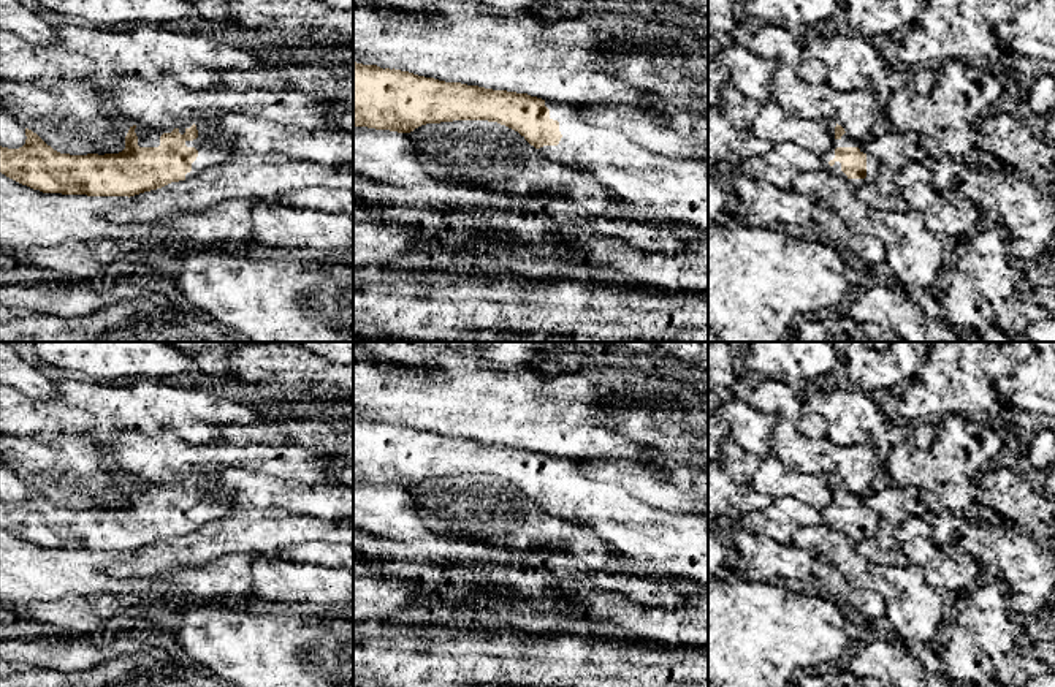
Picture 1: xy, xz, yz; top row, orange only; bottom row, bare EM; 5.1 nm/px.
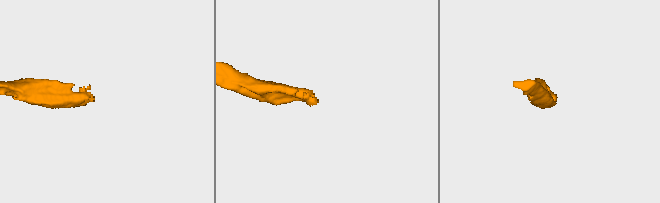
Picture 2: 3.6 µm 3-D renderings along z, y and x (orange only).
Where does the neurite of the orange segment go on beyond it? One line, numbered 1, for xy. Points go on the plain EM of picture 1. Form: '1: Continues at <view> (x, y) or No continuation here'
1: Continues at xy (213, 504)

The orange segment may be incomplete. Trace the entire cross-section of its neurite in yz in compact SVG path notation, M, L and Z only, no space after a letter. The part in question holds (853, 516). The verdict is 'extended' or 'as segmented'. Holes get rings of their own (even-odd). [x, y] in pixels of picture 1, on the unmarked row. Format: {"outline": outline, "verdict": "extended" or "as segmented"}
{"outline": "M828 476L830 503L821 511L822 524L846 533L855 545L871 538L881 524L878 513L868 510L844 483Z", "verdict": "extended"}

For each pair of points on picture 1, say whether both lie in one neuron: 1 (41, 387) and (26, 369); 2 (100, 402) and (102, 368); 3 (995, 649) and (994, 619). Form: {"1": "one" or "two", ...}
{"1": "one", "2": "two", "3": "one"}

